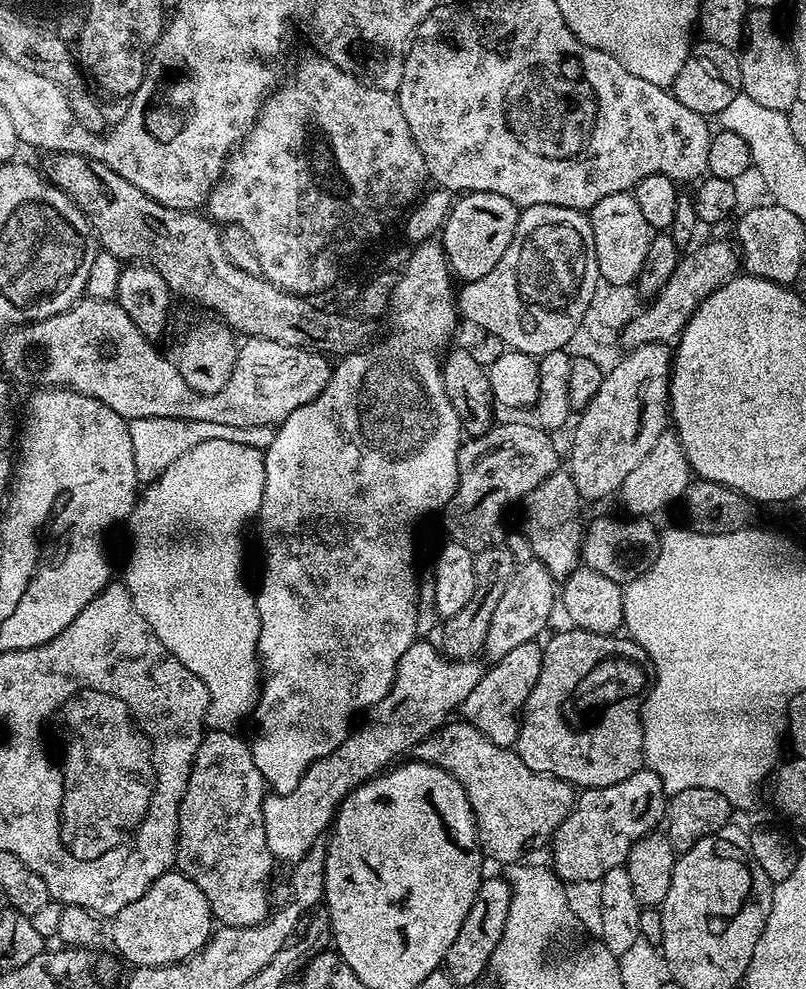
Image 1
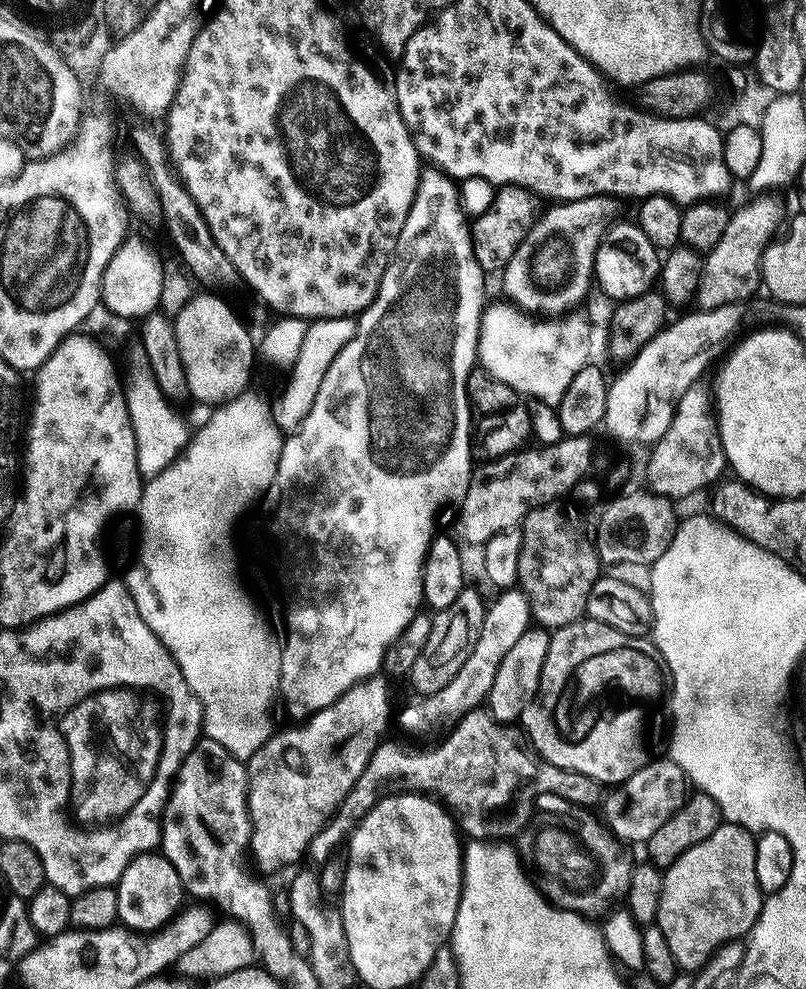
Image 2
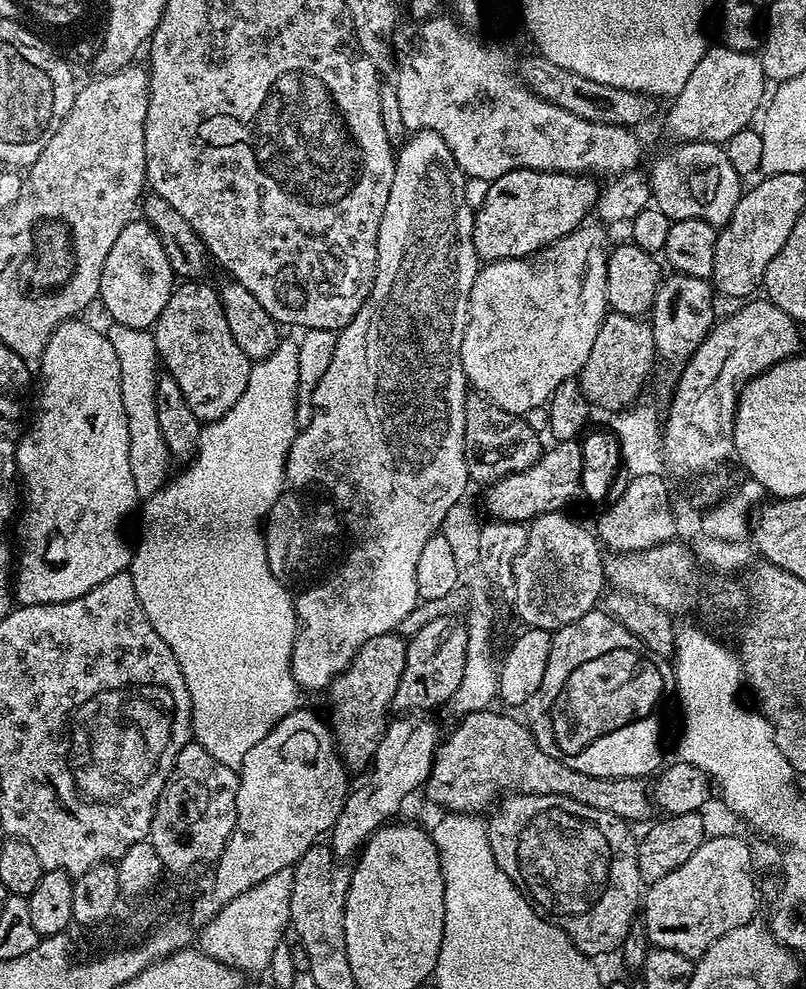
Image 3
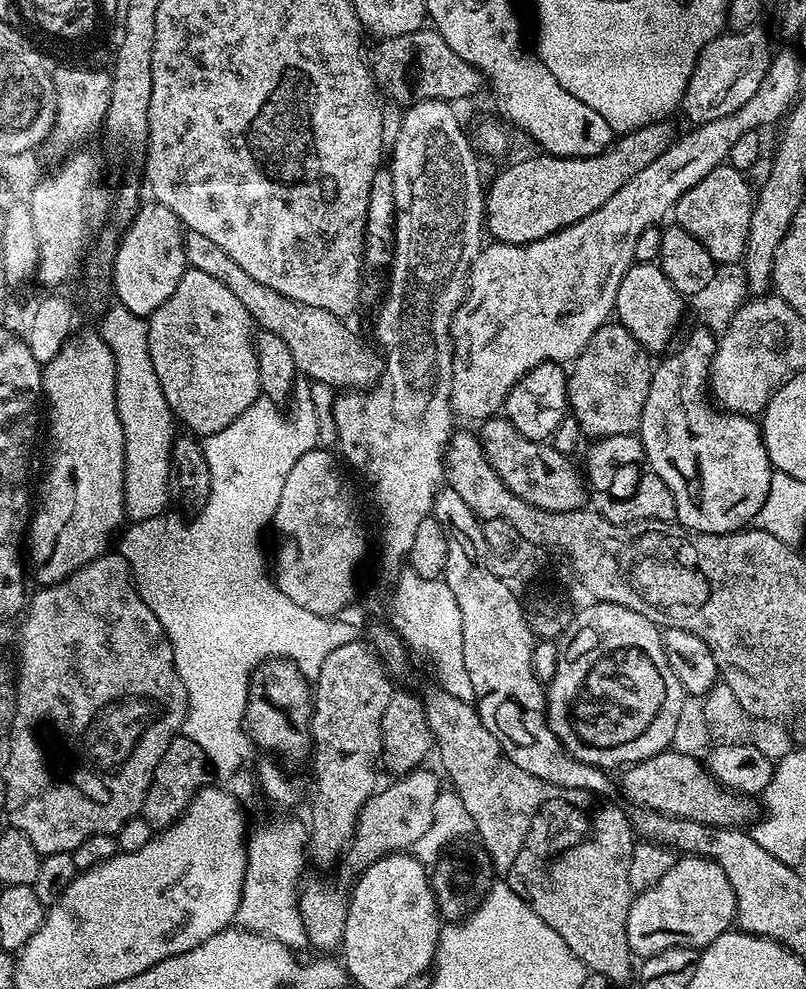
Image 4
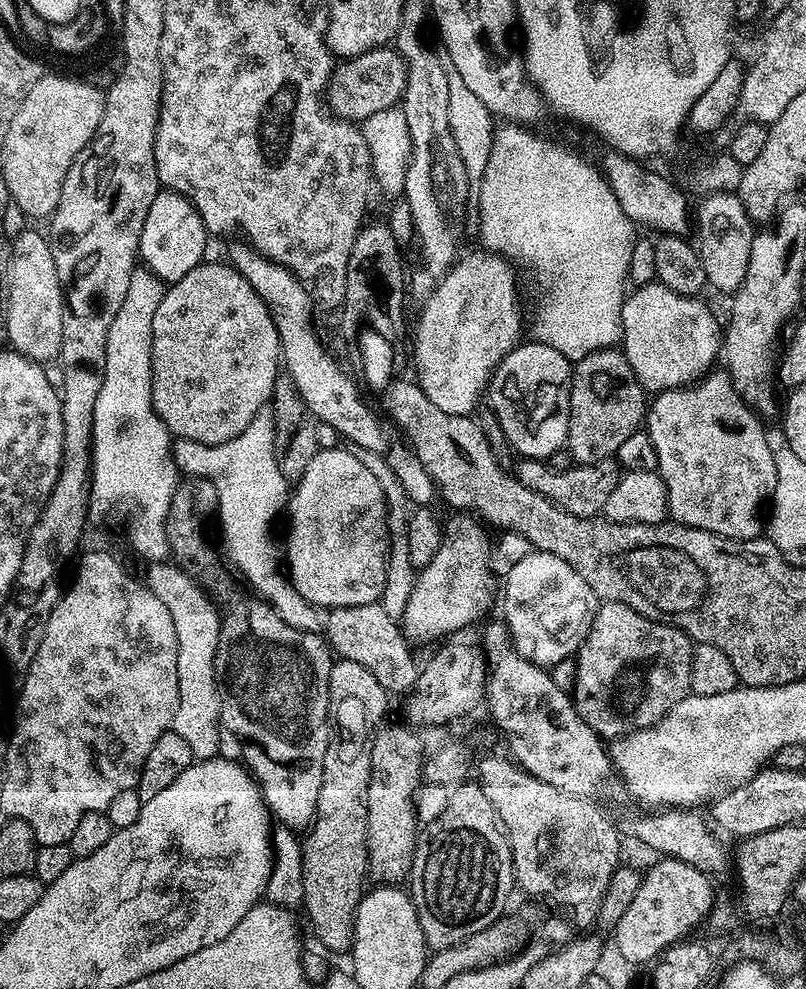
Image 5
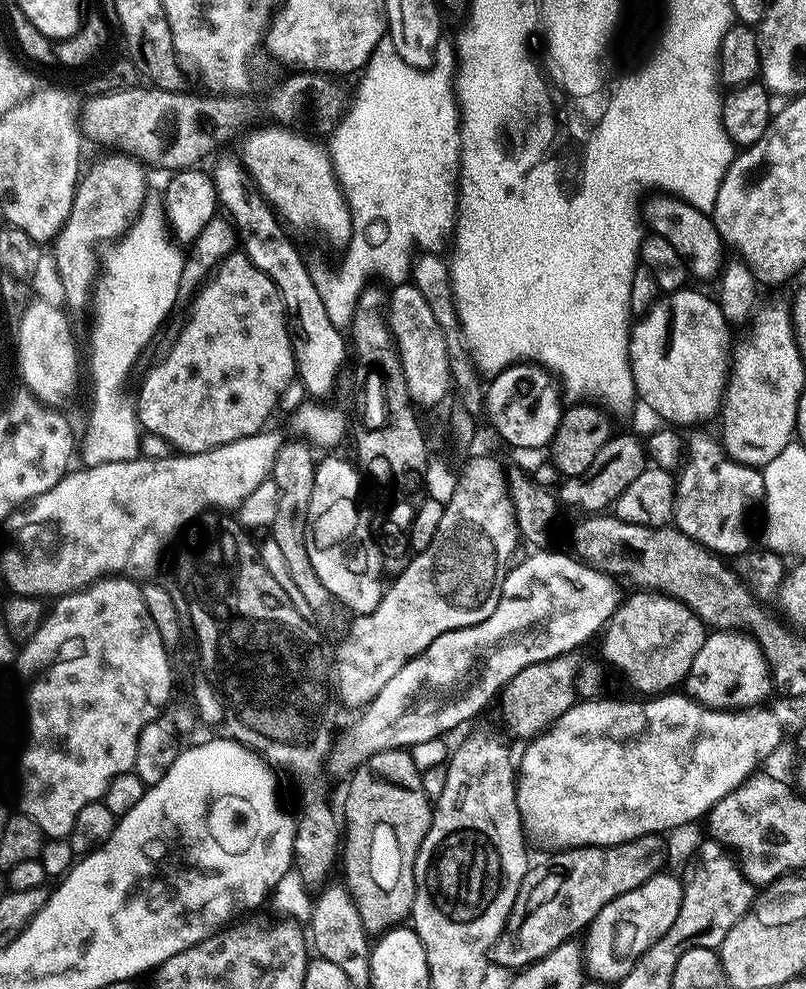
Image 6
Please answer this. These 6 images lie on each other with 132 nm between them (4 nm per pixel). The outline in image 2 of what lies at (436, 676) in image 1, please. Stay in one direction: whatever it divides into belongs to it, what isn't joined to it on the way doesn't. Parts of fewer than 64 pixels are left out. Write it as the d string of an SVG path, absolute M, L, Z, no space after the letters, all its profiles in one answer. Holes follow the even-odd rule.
M377 674L355 684L335 704L313 711L309 715L312 717L305 724L296 724L293 728L282 729L281 732L273 731L268 741L246 761L248 813L252 819L252 837L248 847L251 863L261 873L280 872L283 868L298 863L300 859L303 861L314 834L324 828L346 798L347 792L366 770L371 755L385 739L384 731L388 728L388 719L391 721L394 716L392 700L388 697L388 684L382 677L383 675Z

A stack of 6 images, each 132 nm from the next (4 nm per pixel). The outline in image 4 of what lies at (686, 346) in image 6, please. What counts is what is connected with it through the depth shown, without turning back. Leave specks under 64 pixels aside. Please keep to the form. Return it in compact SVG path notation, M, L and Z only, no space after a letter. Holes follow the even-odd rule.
M634 262L628 267L618 286L614 316L618 323L630 330L630 334L634 334L634 338L638 338L638 342L648 353L657 354L660 351L663 353L673 343L672 335L684 316L684 306L686 310L685 297L674 290L674 286L670 286L670 278L662 274L659 263Z

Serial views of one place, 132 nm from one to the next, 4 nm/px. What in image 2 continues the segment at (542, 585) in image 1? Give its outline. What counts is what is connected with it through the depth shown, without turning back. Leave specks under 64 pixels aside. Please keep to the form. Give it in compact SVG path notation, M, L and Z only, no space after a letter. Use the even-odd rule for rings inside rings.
M505 589L498 595L500 596L485 609L483 624L475 635L471 654L458 674L442 690L416 696L401 712L399 709L396 722L399 722L404 731L420 736L436 731L446 720L447 725L452 726L487 699L502 658L532 624L528 596L521 589Z

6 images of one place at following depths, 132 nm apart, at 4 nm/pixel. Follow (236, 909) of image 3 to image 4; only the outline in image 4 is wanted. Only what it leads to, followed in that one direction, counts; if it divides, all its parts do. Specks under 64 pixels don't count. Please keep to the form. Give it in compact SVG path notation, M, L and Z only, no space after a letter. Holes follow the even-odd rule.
M294 818L286 822L274 822L262 827L252 838L247 841L248 846L248 862L246 870L246 878L243 879L243 890L242 898L239 900L238 910L236 911L235 923L243 928L245 931L258 933L260 936L265 936L268 939L276 940L280 944L286 945L288 948L293 950L299 950L299 948L306 948L308 943L308 934L305 932L305 923L302 922L301 912L300 912L300 901L299 901L299 889L301 887L305 873L304 868L308 866L308 855L307 855L307 840L308 840L308 826L300 820Z

